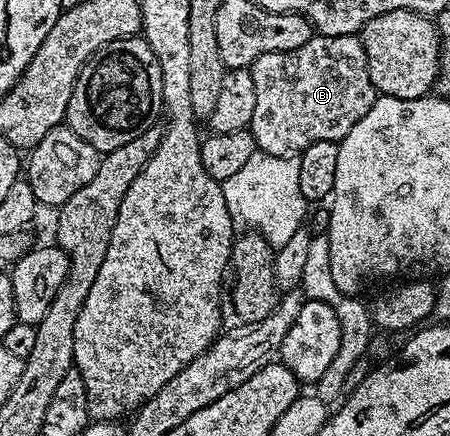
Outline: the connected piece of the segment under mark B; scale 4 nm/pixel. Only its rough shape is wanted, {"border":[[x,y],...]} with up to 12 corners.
{"border":[[359,36],[248,69],[260,151],[341,142],[377,99]]}

